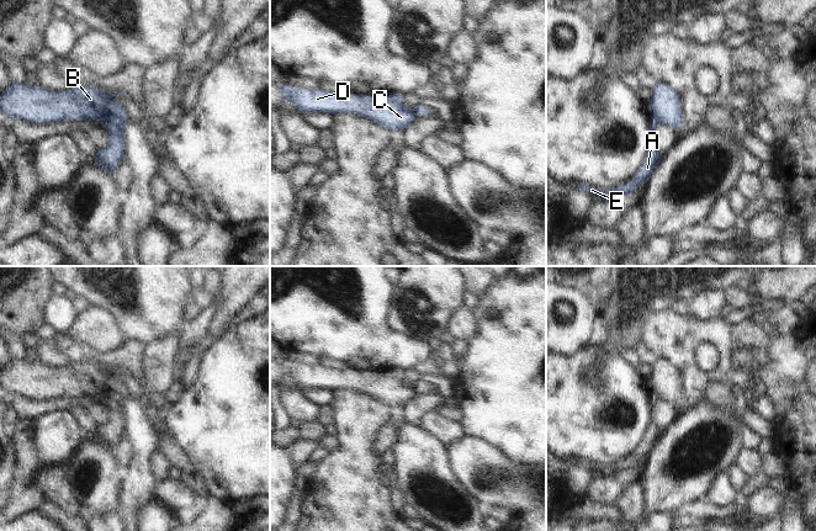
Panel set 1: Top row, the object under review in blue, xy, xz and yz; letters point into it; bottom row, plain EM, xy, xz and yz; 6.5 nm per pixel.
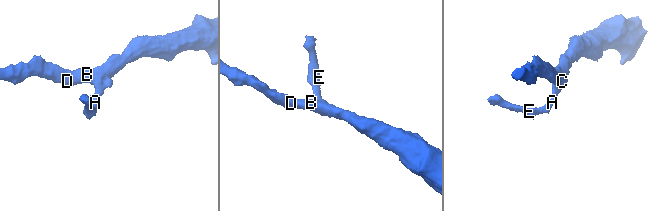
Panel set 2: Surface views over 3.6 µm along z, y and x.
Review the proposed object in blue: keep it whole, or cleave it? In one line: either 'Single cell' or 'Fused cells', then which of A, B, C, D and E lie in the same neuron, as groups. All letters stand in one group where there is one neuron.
Fused cells. Groups: A E / B C D.

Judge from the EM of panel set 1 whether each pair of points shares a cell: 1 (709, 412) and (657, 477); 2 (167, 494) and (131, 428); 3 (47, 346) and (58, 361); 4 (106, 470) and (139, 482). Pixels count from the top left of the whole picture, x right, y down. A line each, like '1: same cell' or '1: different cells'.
1: same cell
2: different cells
3: same cell
4: different cells

